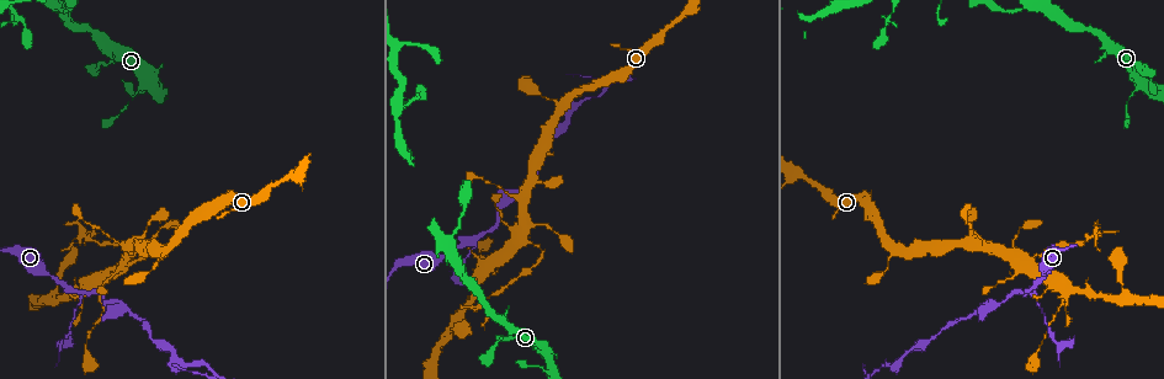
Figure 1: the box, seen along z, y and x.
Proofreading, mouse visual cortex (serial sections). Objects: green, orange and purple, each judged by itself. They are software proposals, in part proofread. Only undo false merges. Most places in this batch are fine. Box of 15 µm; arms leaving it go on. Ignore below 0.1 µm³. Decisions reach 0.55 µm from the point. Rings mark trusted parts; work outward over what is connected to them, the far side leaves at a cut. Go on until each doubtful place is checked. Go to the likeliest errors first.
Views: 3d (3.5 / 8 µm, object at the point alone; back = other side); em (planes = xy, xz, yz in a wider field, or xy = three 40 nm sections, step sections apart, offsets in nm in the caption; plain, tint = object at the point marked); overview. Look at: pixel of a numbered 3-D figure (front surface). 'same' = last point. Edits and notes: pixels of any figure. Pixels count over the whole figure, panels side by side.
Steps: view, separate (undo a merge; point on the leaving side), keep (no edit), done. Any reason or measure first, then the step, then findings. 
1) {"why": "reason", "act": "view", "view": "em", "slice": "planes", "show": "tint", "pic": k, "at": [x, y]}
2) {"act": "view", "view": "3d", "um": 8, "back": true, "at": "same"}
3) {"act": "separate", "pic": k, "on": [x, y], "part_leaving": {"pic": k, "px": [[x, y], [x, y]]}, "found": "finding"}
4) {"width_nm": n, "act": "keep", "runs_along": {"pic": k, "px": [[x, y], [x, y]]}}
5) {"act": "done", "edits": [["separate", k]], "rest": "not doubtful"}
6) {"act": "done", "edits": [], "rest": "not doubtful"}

{"why": "a narrow waist", "act": "view", "view": "3d", "um": 3.5, "pic": 1, "at": [541, 250]}

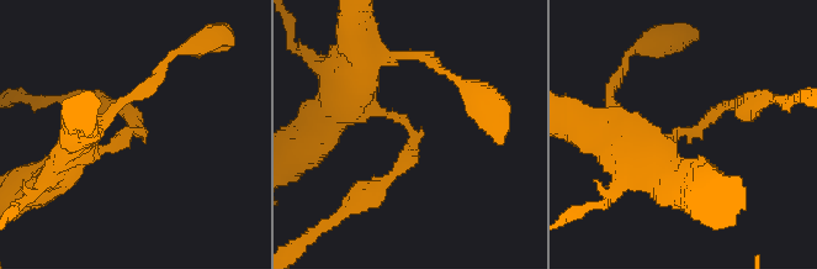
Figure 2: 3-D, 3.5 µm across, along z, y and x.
{"arm_widths_nm": [150, 250], "act": "view", "view": "em", "slice": "xy", "step": 1, "show": "tint", "pic": 2, "at": [691, 127]}

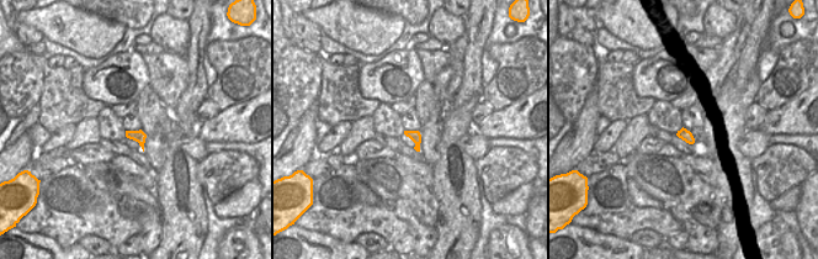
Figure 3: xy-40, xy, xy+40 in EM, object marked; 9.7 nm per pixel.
{"act": "view", "view": "em", "slice": "xy", "step": 2, "show": "tint", "at": "same"}

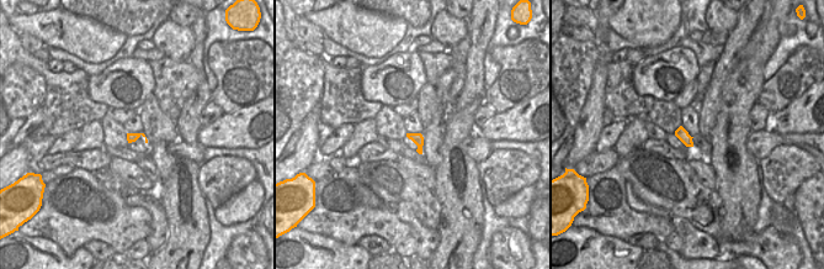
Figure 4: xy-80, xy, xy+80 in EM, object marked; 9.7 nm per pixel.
{"act": "separate", "pic": 2, "on": [706, 120], "part_leaving": {"pic": 2, "px": [[673, 137], [723, 106], [752, 103]]}, "found": "two cells meet here"}

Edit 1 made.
{"act": "view", "view": "overview"}

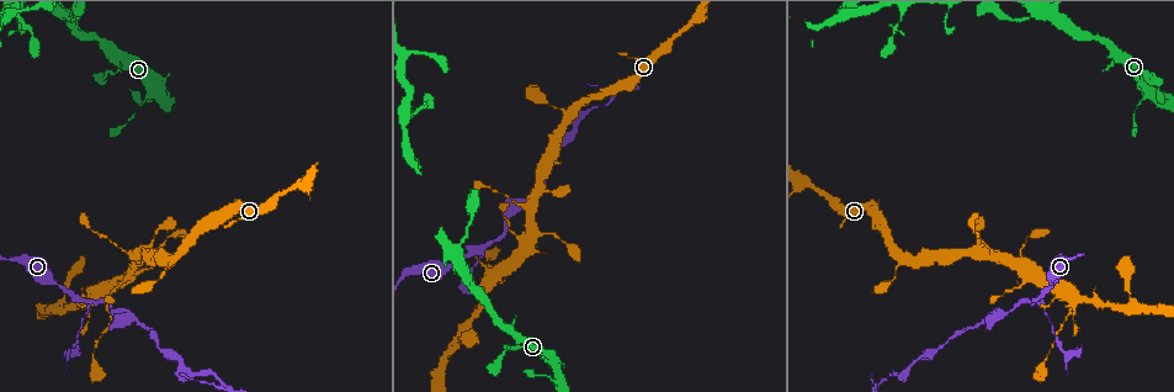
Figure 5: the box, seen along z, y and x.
{"why": "abrupt turn", "act": "view", "view": "3d", "um": 3.5, "pic": 5, "at": [88, 303]}

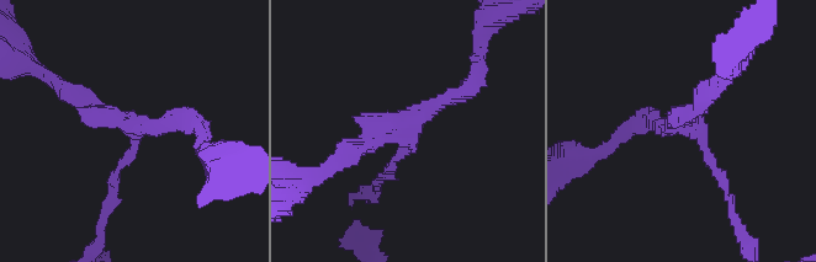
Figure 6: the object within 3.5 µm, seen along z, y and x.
{"arms": 3, "arm_widths_nm": [150, 200, 250], "why": "need the tissue", "act": "view", "view": "em", "slice": "xy", "step": 2, "show": "tint", "pic": 6, "at": [683, 119]}

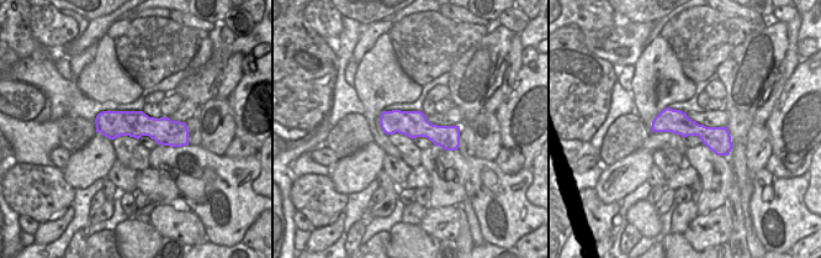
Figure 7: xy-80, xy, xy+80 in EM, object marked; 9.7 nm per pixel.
{"act": "keep", "found": "continuous, no second cell"}

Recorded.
{"why": "abrupt turn", "act": "view", "view": "3d", "um": 3.5, "back": true, "pic": 5, "at": [1062, 352]}

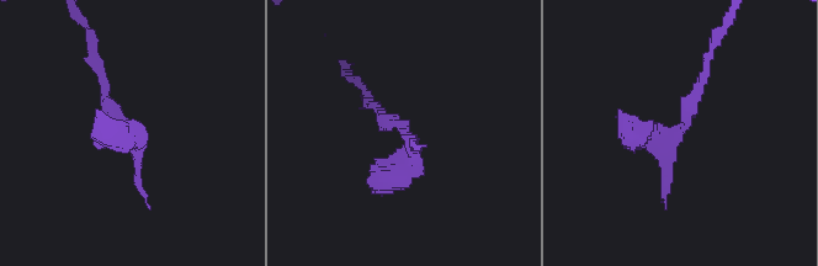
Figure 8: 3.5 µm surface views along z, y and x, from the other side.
{"act": "view", "view": "em", "slice": "planes", "show": "tint", "pic": 8, "at": [676, 132]}

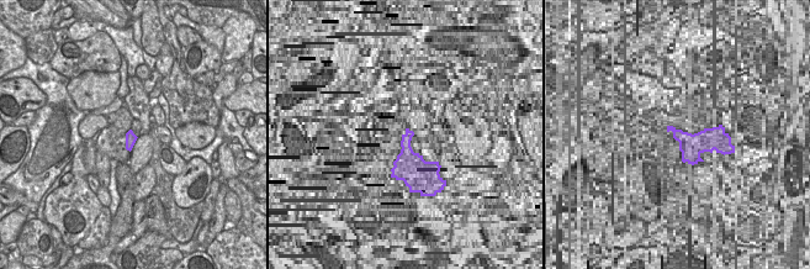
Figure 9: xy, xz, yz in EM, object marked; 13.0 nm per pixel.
{"why": "cut it another way", "act": "view", "view": "em", "slice": "xy", "step": 3, "show": "tint", "at": "same"}

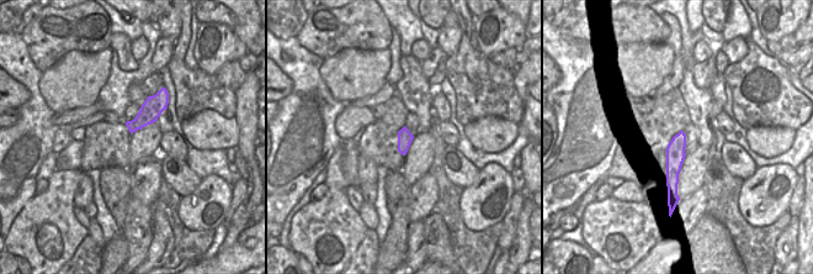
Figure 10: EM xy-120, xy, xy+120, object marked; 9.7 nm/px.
{"act": "keep", "runs_along": {"pic": 10, "px": [[681, 135], [675, 148], [673, 189]]}, "found": "all the same cell"}

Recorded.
{"act": "done", "edits": [["separate", 2]], "rest": "not doubtful"}

